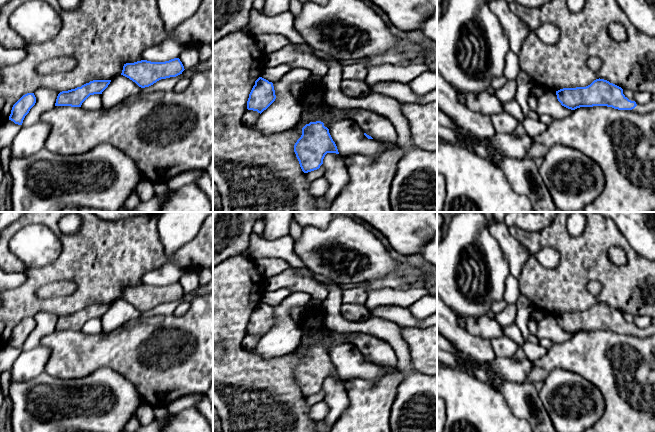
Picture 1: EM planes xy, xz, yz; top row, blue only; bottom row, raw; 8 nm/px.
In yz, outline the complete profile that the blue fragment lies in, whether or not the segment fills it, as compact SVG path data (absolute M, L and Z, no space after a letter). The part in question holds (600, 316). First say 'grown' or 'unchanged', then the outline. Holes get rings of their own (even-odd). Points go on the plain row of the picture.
grown | M596 303L586 311L563 312L556 315L562 330L575 334L580 331L607 330L618 334L632 334L646 338L655 335L655 320L650 326L639 328L628 323L623 313L604 303Z

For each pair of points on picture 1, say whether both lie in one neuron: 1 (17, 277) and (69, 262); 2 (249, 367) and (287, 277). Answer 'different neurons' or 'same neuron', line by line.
1: different neurons
2: different neurons

